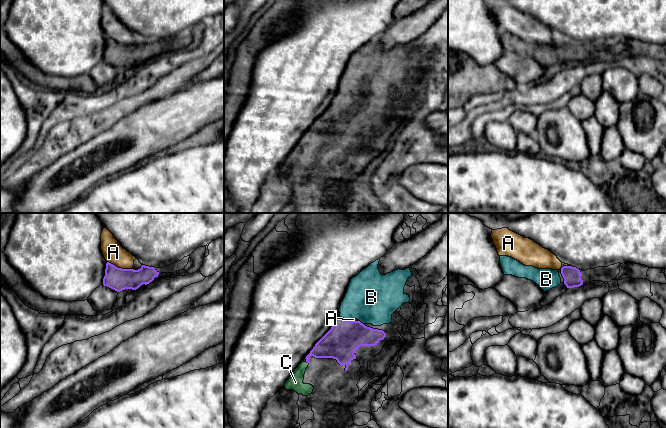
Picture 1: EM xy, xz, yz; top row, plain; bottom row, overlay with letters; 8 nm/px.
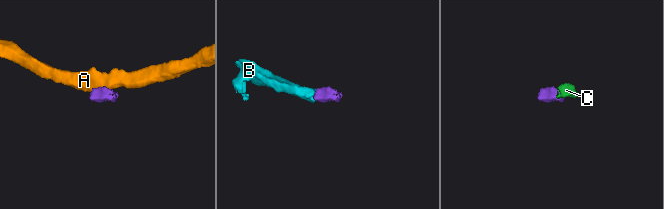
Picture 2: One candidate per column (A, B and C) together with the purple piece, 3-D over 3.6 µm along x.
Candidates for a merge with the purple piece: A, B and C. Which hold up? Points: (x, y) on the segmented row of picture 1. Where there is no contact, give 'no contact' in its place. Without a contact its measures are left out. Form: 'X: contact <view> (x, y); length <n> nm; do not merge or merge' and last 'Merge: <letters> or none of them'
A: contact xy (120, 268); length 220 nm; do not merge
B: contact xz (343, 318); length 80 nm; merge
C: contact xz (306, 357); length 40 nm; merge
Merge: B, C

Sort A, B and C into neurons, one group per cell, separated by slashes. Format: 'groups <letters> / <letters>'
groups A / B C

